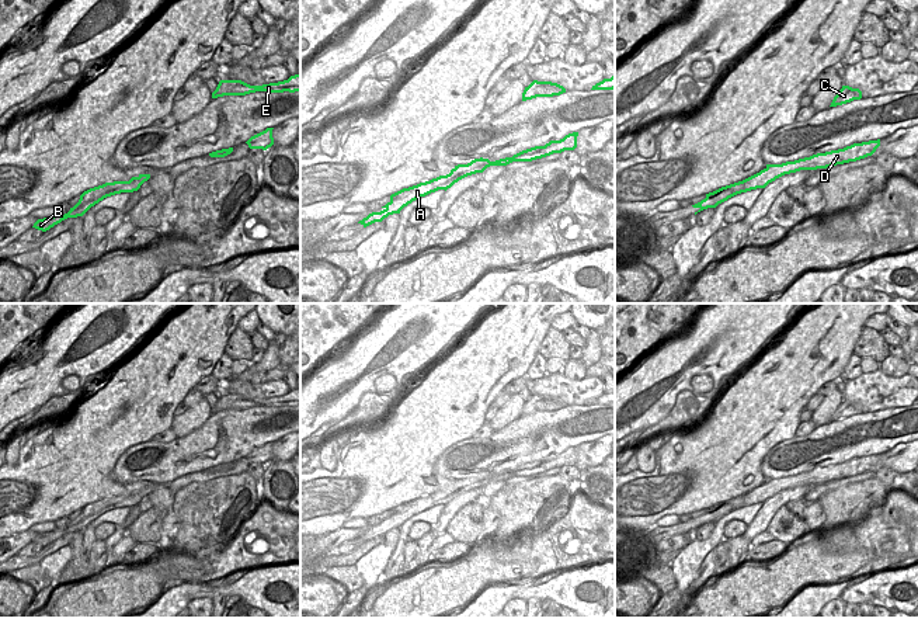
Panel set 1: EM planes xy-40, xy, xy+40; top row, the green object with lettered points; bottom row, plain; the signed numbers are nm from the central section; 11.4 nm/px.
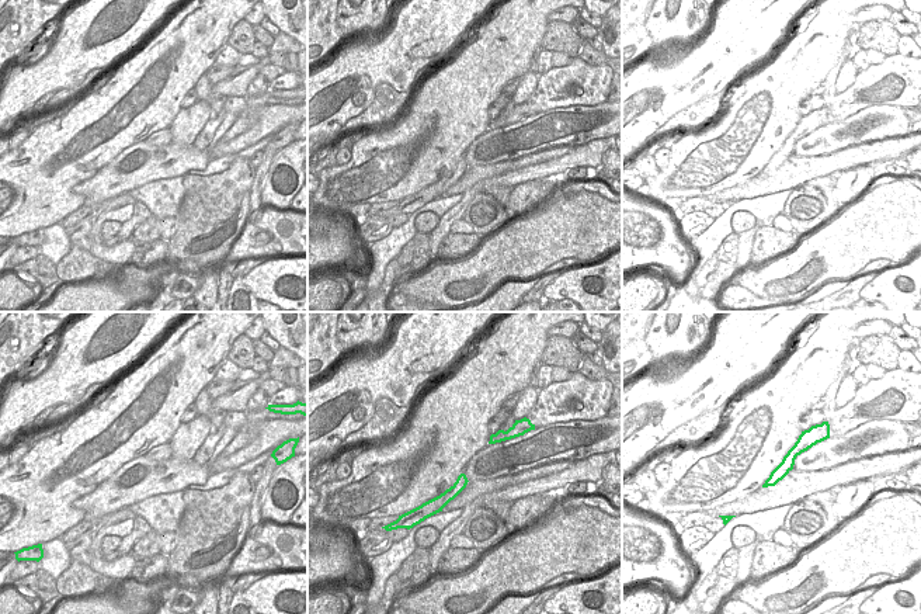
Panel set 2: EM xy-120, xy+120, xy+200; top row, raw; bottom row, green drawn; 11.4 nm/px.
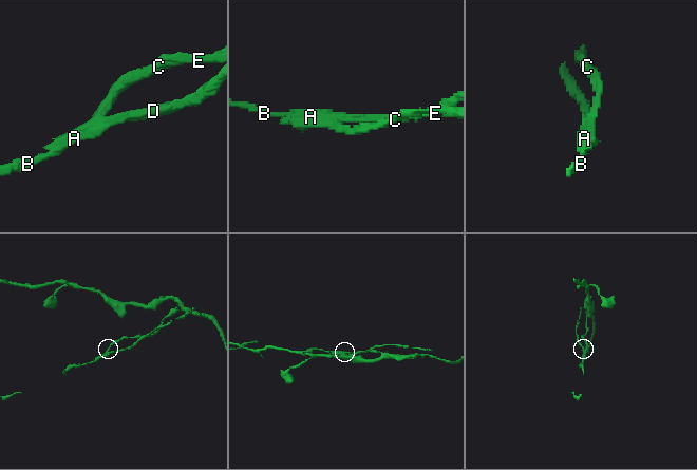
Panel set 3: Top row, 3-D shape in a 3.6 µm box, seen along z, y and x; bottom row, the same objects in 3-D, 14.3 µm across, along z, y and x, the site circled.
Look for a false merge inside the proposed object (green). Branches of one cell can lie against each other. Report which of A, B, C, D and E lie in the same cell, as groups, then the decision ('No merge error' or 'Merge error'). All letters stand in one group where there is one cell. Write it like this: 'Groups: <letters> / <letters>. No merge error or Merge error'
Groups: A B D / C E. Merge error

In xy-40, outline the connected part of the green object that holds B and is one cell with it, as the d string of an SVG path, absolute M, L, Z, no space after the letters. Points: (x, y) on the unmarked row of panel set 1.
M139 489L138 492L132 492L129 496L105 497L102 500L90 503L80 510L79 520L74 522L70 522L67 528L58 530L55 527L55 530L51 532L38 534L32 542L46 546L67 532L83 531L91 521L94 521L95 518L98 518L107 511L121 508L121 507L138 506L140 500L149 493L150 493L150 489Z

